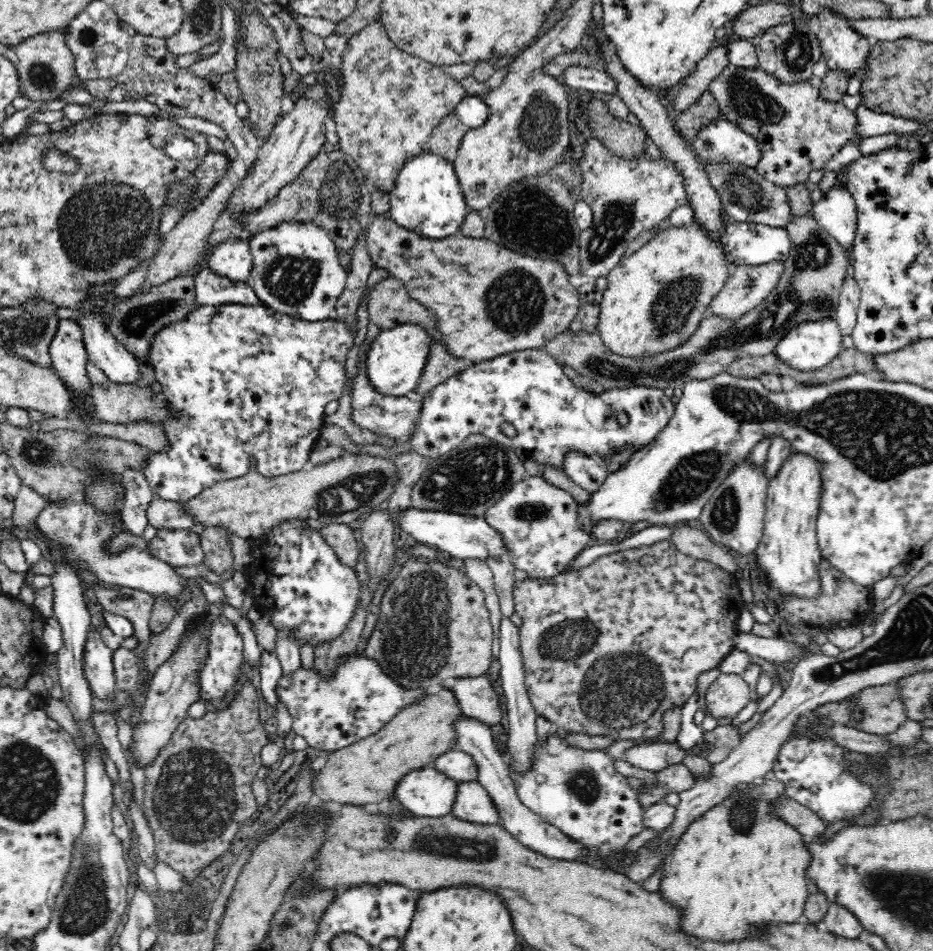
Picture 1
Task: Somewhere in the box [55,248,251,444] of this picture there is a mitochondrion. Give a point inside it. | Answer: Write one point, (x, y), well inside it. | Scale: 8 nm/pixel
(137, 321)

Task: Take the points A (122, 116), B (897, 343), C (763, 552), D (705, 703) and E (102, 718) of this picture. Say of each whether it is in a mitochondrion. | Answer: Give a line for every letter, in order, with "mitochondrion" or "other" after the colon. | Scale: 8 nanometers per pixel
A: other
B: other
C: other
D: other
E: other

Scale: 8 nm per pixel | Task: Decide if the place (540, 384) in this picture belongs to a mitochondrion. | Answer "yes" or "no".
no

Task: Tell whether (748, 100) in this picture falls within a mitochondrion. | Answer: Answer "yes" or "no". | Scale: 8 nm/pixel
yes

